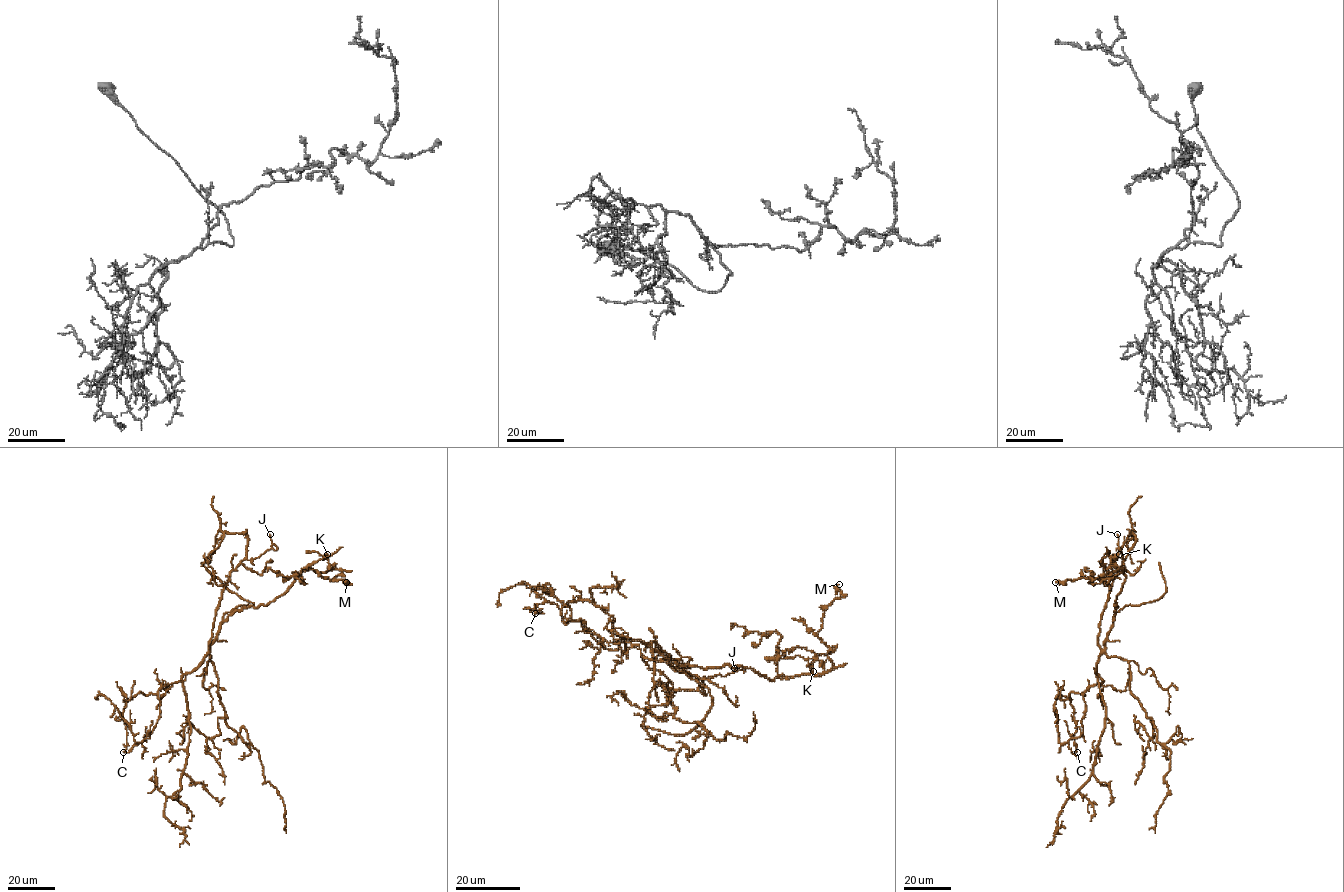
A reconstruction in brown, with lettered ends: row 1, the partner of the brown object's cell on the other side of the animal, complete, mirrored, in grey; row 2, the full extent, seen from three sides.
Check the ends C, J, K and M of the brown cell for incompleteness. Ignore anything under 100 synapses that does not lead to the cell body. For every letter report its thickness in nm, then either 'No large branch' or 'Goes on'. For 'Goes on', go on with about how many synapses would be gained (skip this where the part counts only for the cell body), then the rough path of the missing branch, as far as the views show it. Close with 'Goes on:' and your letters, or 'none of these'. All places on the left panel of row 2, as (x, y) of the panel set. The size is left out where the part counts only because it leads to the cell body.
C: Thickness 180 nm. No large branch
J: Thickness 240 nm. No large branch
K: Thickness 440 nm. No large branch
M: Thickness 320 nm. No large branch
Goes on: none of these

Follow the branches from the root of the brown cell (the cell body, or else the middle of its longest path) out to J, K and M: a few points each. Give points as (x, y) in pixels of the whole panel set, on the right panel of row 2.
J: (1105, 648), (1103, 651), (1098, 644), (1100, 619), (1110, 585), (1125, 559), (1118, 547), (1117, 534)
K: (1105, 648), (1113, 623), (1116, 599), (1126, 577), (1123, 569), (1121, 572), (1110, 563), (1111, 557), (1119, 554)
M: (1105, 648), (1116, 599), (1126, 577), (1123, 569), (1094, 580), (1055, 582)

